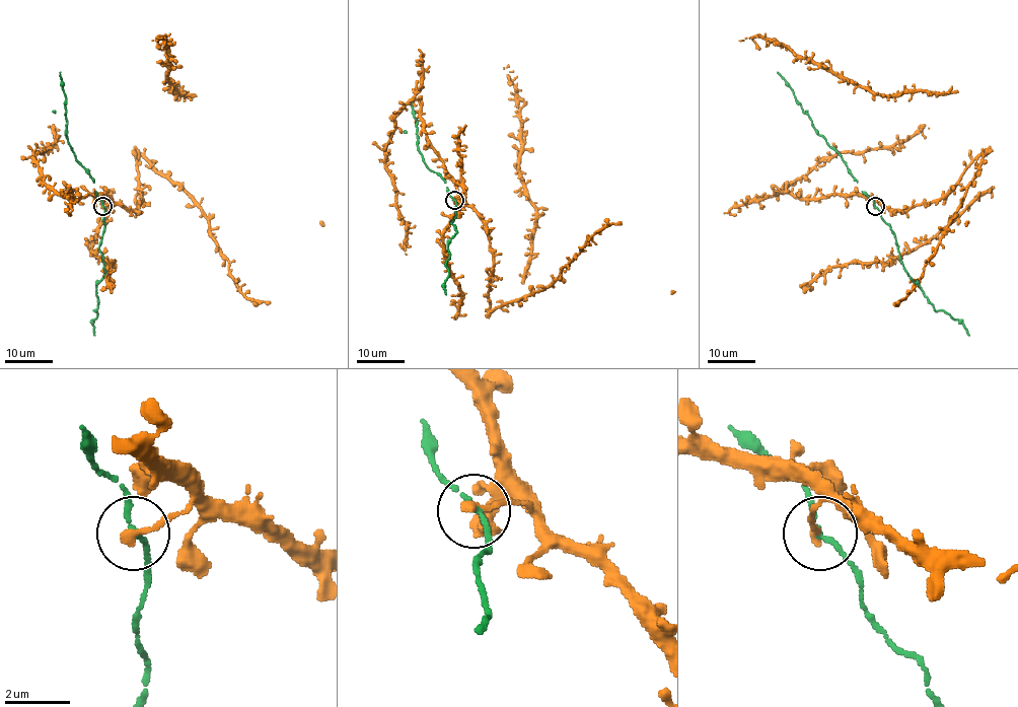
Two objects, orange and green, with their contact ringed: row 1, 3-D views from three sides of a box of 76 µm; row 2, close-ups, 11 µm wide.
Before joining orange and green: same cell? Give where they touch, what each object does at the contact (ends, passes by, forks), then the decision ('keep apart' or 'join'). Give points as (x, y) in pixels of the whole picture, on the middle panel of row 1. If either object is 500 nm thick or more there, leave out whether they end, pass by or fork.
place (454, 200); orange ends; green passes by; join

